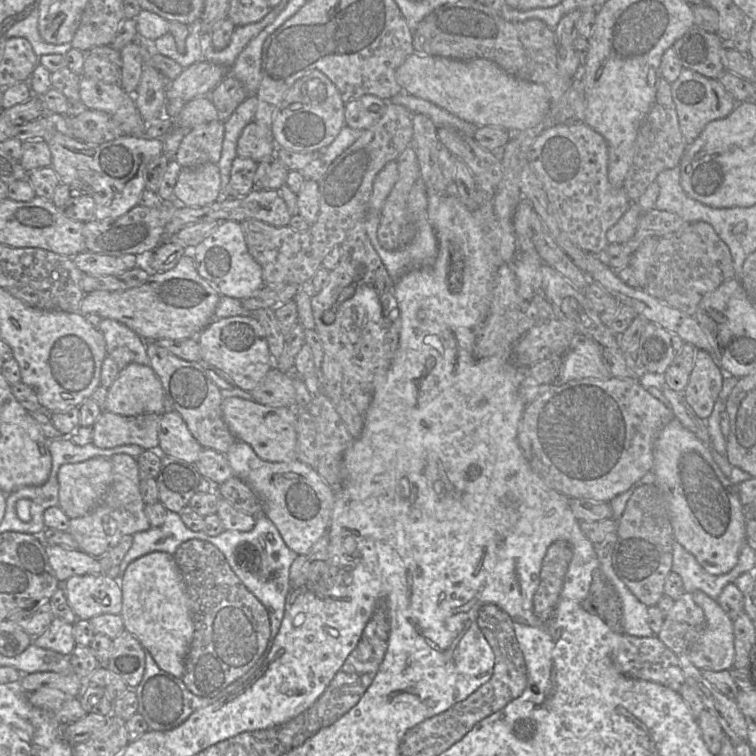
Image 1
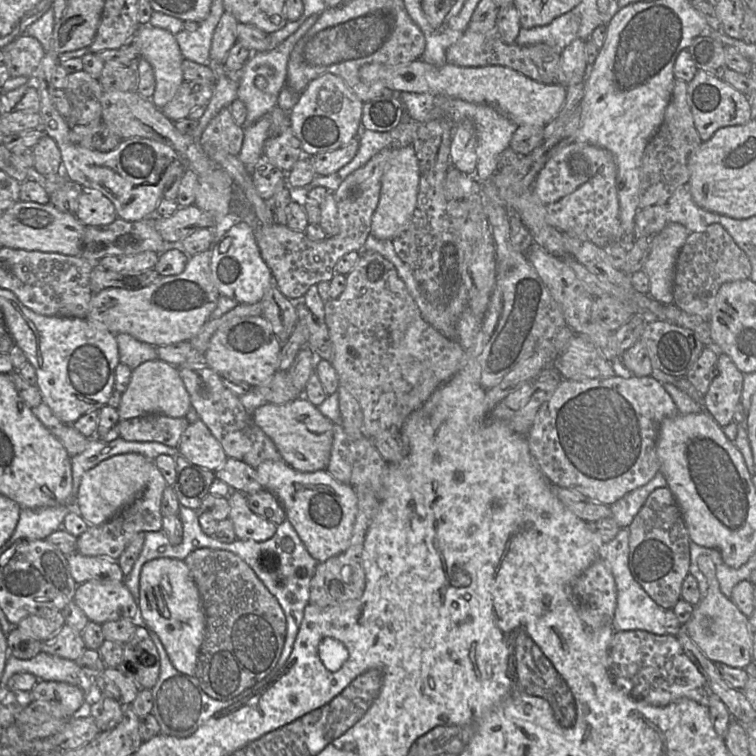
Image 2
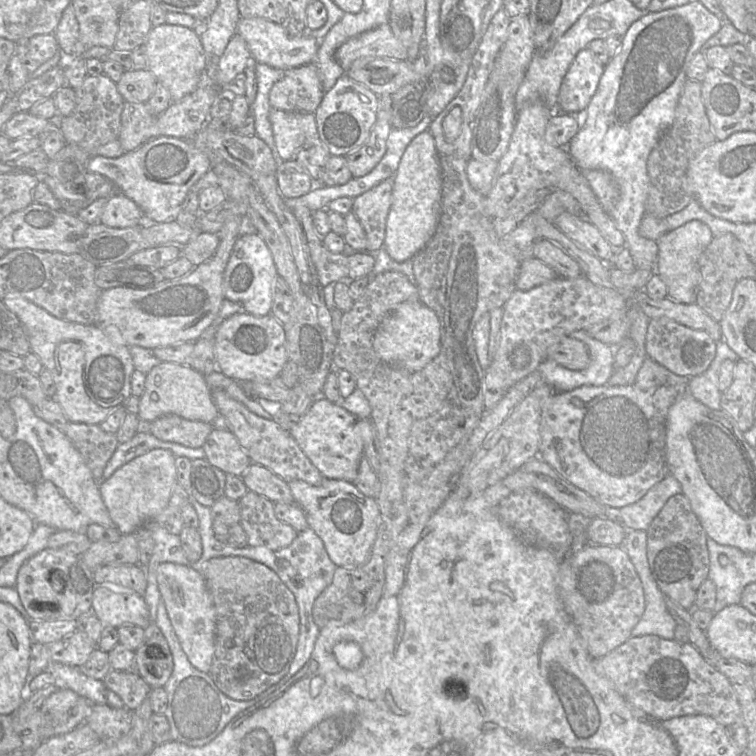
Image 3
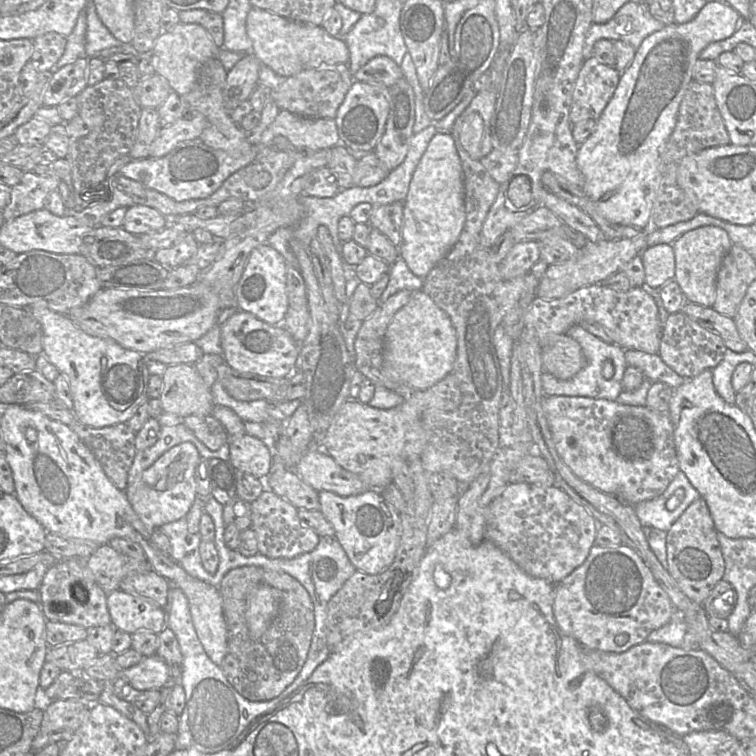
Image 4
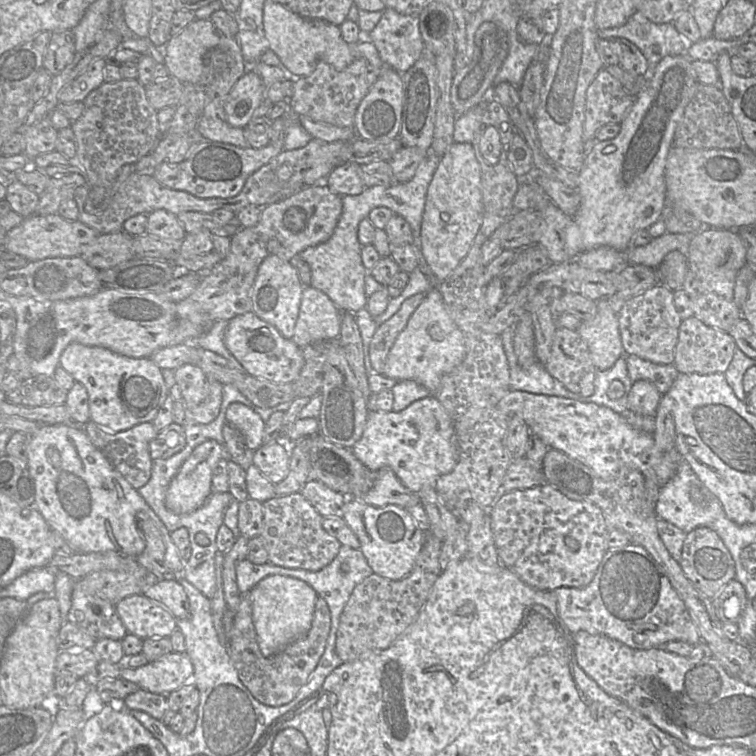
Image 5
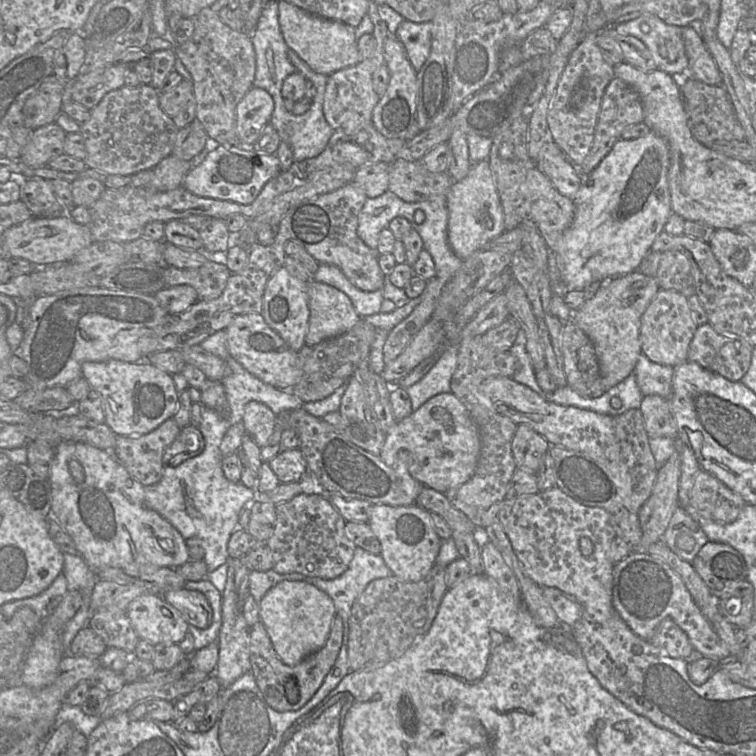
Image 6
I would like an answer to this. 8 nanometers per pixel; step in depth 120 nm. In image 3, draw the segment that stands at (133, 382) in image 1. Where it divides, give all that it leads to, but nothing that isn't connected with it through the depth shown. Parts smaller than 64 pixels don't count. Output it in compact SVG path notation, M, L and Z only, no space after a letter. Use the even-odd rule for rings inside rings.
M161 361L146 374L144 392L139 397L136 415L142 422L151 422L164 415L177 415L207 423L220 422L211 391L204 375L193 367Z

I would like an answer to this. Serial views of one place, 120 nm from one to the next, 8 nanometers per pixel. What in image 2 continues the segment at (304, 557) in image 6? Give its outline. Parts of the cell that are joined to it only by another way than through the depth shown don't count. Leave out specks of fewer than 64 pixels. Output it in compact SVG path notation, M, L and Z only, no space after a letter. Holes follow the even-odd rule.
M233 491L227 501L230 506L228 519L233 522L237 539L263 542L274 536L277 525L254 514L248 506L246 494Z

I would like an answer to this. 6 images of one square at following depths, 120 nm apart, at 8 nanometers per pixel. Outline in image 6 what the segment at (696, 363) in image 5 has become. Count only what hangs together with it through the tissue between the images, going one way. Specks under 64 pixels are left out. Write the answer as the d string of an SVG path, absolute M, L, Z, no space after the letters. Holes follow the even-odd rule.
M710 324L698 325L687 360L730 381L741 382L748 371L752 347L745 341L719 334Z

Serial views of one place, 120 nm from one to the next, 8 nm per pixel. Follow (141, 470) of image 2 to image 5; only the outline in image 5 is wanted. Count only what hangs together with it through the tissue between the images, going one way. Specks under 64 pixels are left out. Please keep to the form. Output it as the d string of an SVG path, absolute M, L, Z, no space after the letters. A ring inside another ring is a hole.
M215 440L196 446L168 486L166 508L175 514L200 508L212 492L214 470L224 458L225 448Z

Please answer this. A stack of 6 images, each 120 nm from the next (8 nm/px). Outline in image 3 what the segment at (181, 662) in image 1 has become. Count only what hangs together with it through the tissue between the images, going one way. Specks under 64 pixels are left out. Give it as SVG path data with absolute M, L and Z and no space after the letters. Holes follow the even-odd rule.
M163 562L156 567L156 581L160 600L189 662L209 673L215 651L216 610L204 577L191 567Z

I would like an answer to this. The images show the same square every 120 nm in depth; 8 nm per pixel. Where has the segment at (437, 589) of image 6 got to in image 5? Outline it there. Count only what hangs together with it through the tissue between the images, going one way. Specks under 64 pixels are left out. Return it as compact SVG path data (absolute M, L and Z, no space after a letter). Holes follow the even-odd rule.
M426 533L415 565L405 578L390 580L373 574L354 588L340 615L336 631L335 651L343 662L356 661L389 648L416 621L441 574L441 544L434 535L428 533L427 536Z

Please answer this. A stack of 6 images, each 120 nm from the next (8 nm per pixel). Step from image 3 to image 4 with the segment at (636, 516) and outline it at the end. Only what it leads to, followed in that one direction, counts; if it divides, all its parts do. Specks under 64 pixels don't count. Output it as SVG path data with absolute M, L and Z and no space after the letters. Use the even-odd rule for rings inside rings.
M679 471L662 495L637 503L634 510L643 527L667 532L689 505L700 498L685 473Z

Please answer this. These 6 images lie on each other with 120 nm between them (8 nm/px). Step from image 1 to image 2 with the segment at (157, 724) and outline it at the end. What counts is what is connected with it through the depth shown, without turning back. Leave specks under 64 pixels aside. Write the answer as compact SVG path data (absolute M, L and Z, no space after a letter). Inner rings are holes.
M149 630L149 635L156 646L160 661L159 676L151 689L153 708L150 712L159 724L160 734L179 738L188 737L209 718L238 701L220 701L208 696L195 676L182 674L174 668L157 634Z

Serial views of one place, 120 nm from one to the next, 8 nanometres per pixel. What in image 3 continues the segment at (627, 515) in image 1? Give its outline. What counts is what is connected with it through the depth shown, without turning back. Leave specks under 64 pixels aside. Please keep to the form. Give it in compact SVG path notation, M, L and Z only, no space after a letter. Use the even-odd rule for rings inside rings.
M682 493L671 496L646 533L647 560L657 586L665 597L683 608L694 608L697 590L708 579L710 556L707 548L708 536L688 498Z

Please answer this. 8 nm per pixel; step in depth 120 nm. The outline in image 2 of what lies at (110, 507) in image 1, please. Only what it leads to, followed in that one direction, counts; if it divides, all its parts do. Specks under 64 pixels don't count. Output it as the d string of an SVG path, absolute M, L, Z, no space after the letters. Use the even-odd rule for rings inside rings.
M149 462L149 483L141 495L129 506L124 508L112 519L100 524L91 525L85 532L77 537L77 552L91 557L105 557L118 560L132 538L141 532L161 532L162 518L161 499L163 491L168 484L155 466Z

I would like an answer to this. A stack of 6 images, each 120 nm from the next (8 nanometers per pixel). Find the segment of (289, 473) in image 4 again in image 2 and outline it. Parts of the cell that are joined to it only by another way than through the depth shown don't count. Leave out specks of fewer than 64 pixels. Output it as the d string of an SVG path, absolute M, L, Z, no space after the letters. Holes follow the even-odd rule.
M233 458L214 471L216 479L226 483L231 490L251 494L264 490L257 478L256 470L250 465Z

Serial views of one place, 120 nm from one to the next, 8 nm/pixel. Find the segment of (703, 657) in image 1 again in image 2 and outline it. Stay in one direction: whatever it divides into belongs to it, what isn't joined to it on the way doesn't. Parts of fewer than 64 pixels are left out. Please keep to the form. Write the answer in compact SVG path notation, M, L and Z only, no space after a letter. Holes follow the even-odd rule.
M708 556L698 557L701 572L706 573L707 592L695 606L693 617L683 625L687 625L690 638L714 663L723 663L734 668L745 668L752 662L752 637L749 619L737 606L720 592L716 578L715 566Z

